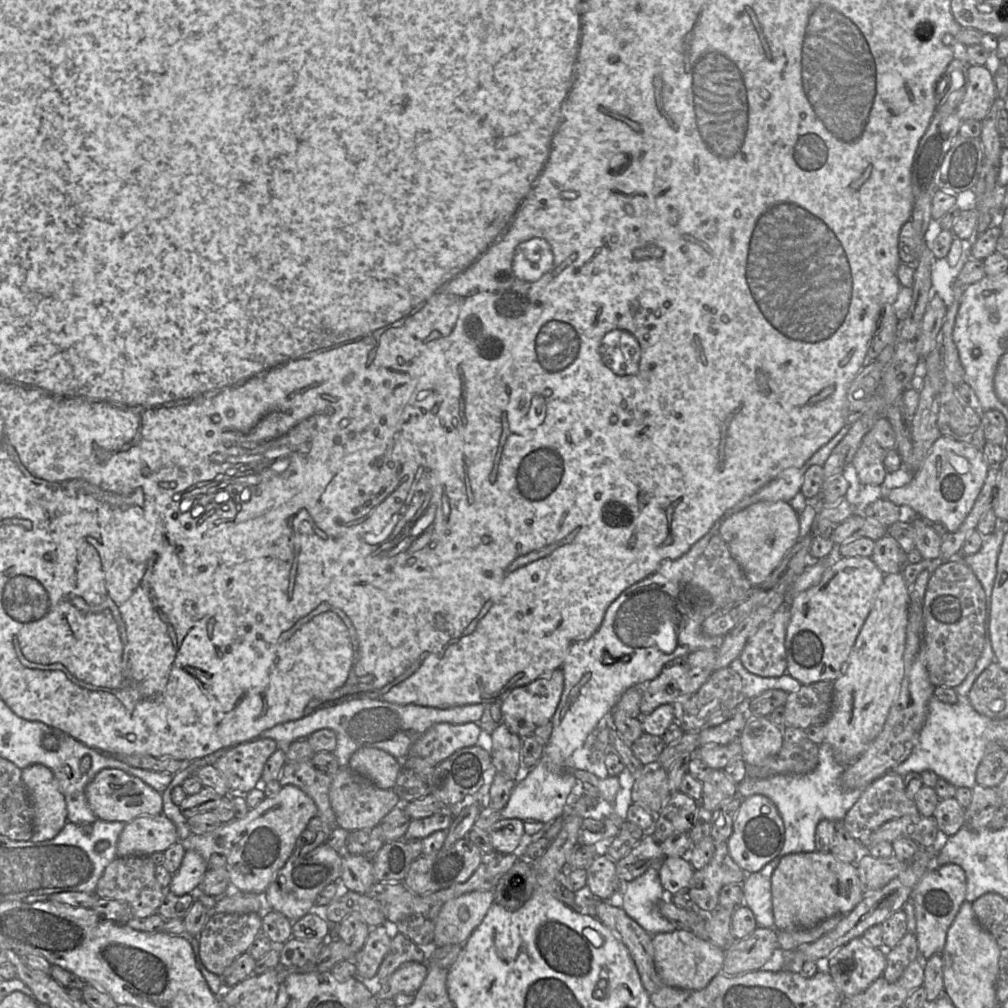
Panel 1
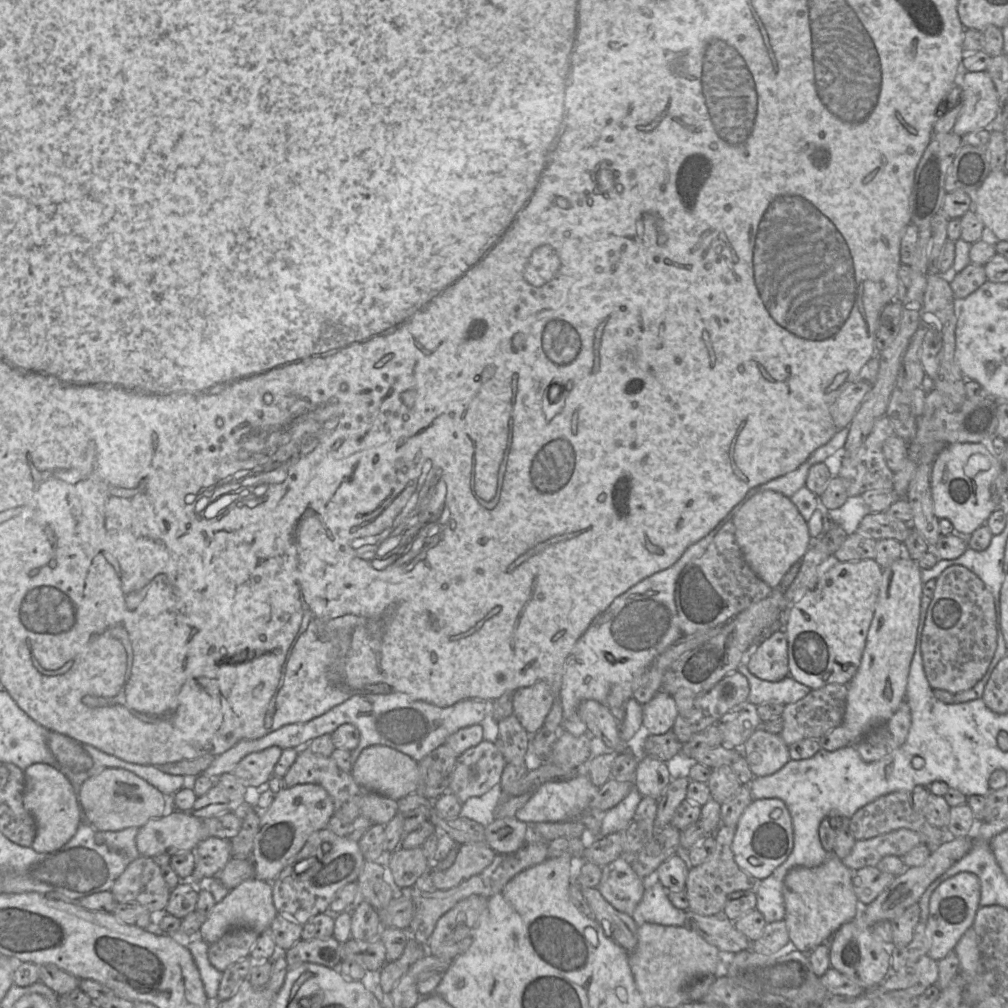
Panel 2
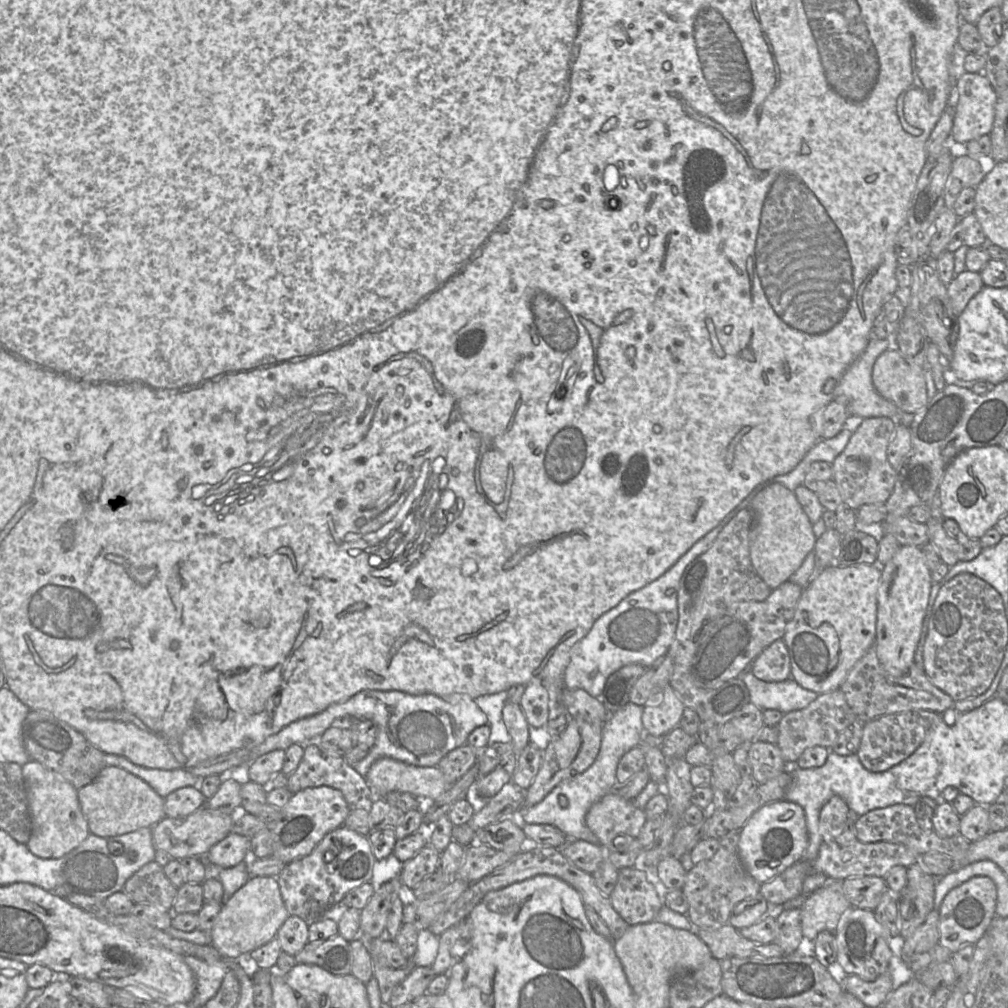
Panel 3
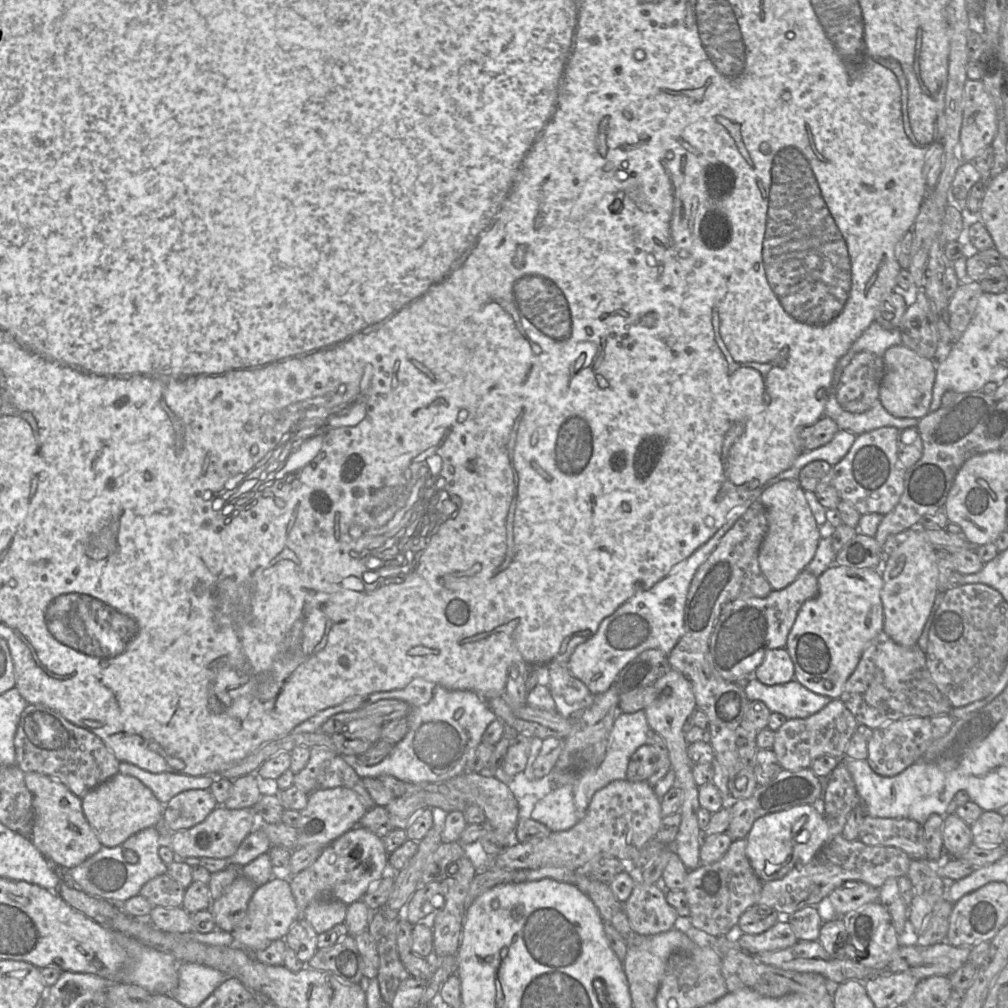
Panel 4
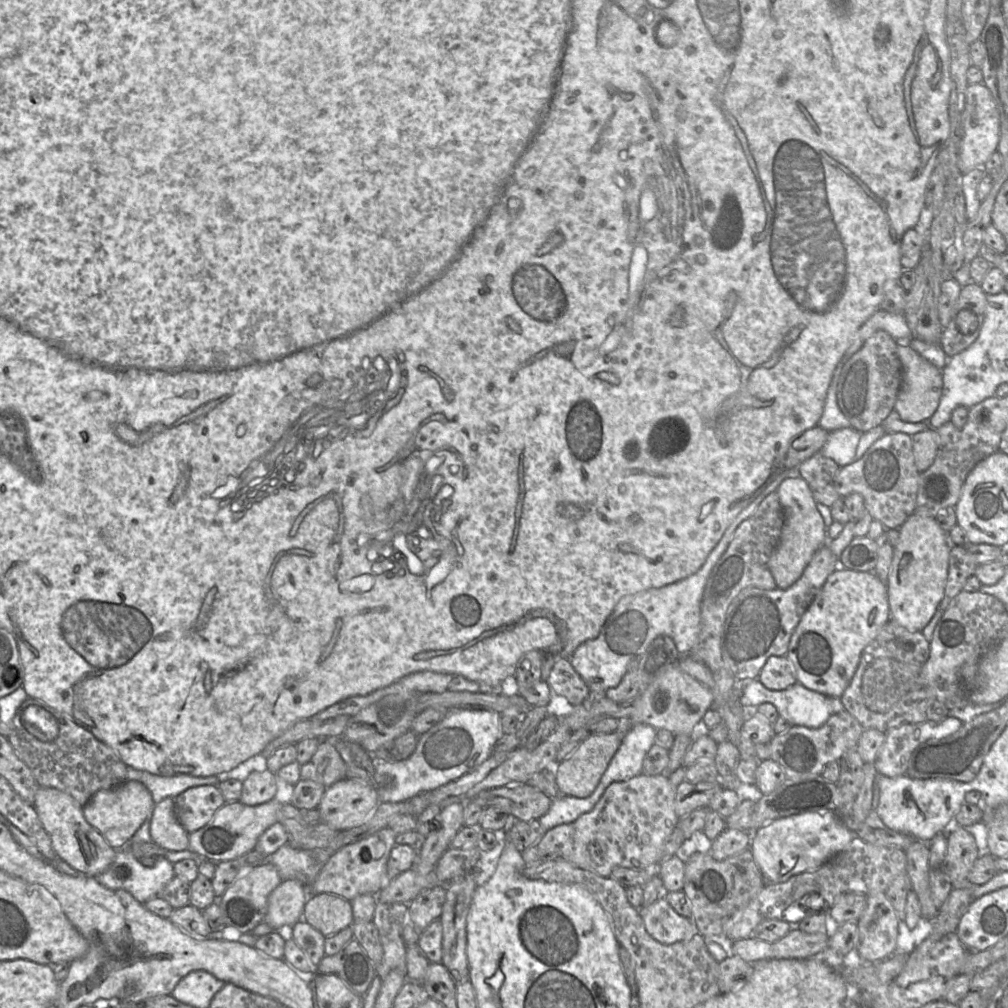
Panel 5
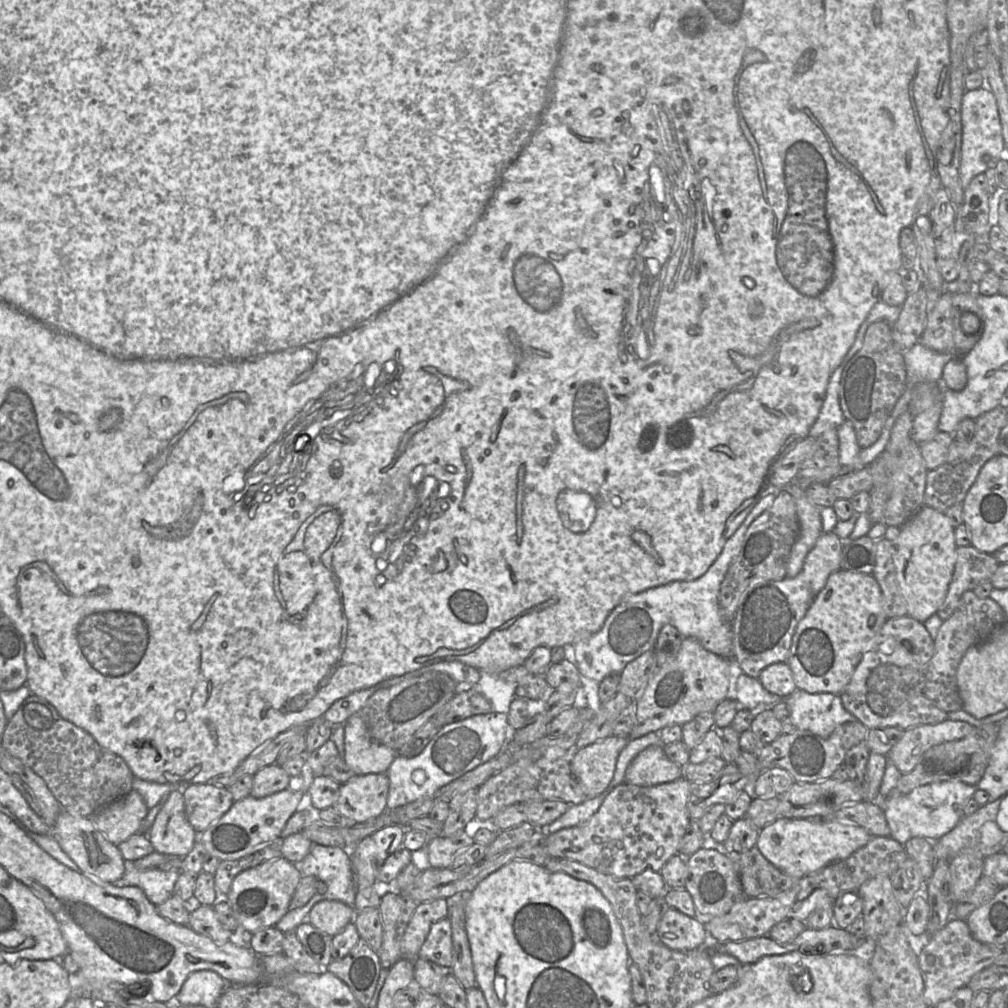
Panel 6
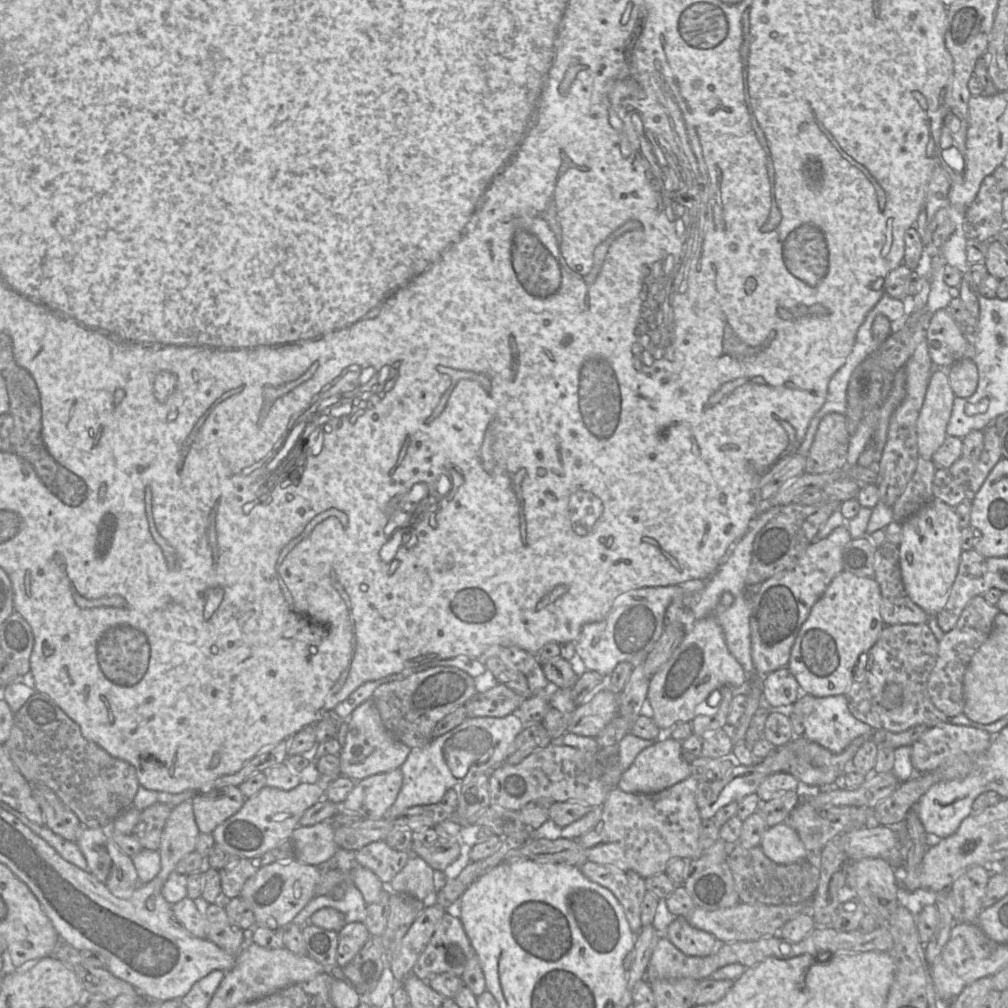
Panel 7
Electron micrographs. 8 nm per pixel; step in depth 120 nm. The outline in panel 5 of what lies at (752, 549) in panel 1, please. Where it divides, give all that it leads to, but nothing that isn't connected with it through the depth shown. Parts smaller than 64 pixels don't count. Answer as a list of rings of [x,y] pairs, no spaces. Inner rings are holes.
[[[800,476],[782,481],[776,493],[784,511],[784,525],[779,543],[768,561],[777,588],[787,589],[802,575],[813,555],[827,543],[827,529],[816,507],[811,488]]]

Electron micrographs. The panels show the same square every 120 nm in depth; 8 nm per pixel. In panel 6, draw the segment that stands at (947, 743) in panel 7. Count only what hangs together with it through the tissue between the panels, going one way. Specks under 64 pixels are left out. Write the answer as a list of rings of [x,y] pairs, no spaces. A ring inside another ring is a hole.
[[[946,719],[938,724],[919,725],[904,731],[901,739],[886,755],[903,775],[911,772],[922,754],[932,746],[959,740],[967,736],[974,726],[963,721]]]

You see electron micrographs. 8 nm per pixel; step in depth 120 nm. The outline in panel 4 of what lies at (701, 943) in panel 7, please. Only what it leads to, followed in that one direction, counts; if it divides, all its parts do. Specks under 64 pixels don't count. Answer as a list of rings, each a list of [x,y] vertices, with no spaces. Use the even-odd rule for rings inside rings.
[[[635,883],[627,901],[623,903],[631,929],[640,935],[656,935],[675,927],[678,914],[666,900],[661,884]]]

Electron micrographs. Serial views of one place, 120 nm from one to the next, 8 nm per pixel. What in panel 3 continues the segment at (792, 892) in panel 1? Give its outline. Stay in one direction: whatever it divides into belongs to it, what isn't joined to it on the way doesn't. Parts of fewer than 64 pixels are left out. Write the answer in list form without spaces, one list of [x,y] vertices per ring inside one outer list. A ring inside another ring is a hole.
[[[828,878],[800,908],[805,945],[822,931],[835,932],[844,913],[852,908],[843,891],[843,880]]]

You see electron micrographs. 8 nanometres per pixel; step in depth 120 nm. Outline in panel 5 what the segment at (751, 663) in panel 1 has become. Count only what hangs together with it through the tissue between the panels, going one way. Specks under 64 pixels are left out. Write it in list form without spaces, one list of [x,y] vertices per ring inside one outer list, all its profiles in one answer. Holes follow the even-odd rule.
[[[770,656],[757,679],[770,690],[785,690],[794,685],[796,671],[787,656]]]

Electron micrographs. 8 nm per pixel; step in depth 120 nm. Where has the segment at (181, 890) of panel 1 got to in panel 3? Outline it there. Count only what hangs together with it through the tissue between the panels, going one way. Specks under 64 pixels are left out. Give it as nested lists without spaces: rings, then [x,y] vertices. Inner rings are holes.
[[[230,833],[215,844],[205,855],[207,861],[222,868],[234,867],[244,861],[250,854],[250,838]]]

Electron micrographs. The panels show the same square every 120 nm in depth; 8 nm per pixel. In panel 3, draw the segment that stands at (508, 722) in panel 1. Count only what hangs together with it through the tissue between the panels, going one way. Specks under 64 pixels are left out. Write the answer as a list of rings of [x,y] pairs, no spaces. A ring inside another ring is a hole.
[[[528,682],[519,705],[528,725],[534,728],[546,727],[550,720],[549,693],[541,682]]]

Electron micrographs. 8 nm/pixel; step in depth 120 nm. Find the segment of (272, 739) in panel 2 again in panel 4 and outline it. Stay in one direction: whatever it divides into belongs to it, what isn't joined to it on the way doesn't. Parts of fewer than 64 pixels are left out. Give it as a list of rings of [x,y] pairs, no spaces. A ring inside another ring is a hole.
[[[419,678],[401,689],[355,696],[324,709],[296,726],[291,733],[319,732],[321,726],[331,716],[385,699],[402,700],[410,705],[410,712],[406,717],[408,731],[405,737],[394,745],[392,752],[378,764],[364,765],[357,760],[357,756],[341,755],[362,779],[388,775],[403,781],[435,783],[460,775],[466,771],[467,762],[482,742],[482,735],[488,725],[498,719],[487,701],[478,693],[469,690],[450,690]]]

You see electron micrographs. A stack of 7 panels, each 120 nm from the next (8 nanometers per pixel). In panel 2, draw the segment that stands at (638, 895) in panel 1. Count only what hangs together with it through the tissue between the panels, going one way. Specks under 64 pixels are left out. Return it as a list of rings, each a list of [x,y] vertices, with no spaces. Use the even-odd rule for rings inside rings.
[[[660,881],[645,888],[644,895],[632,917],[640,922],[665,926],[684,926],[685,923],[685,911],[672,905],[668,891]]]

